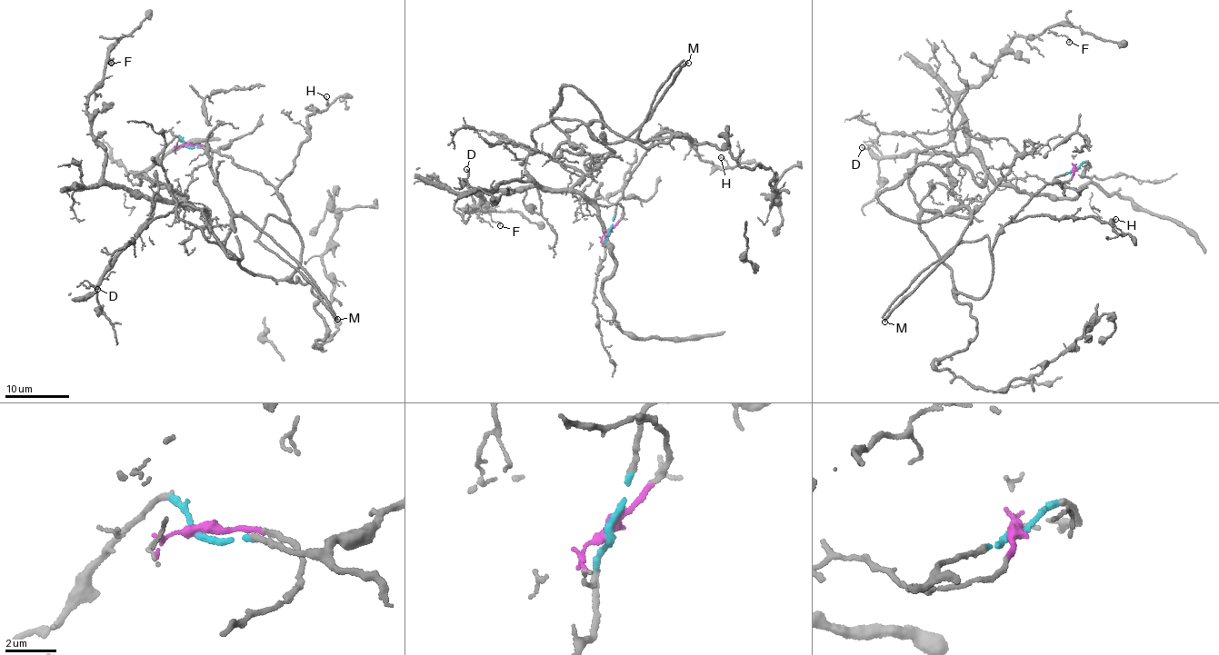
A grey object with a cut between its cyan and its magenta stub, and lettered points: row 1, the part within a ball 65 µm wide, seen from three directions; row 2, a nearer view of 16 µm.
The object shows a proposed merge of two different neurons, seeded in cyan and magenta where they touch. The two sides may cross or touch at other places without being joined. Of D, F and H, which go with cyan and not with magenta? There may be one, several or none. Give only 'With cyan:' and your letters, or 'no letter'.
With cyan: H

